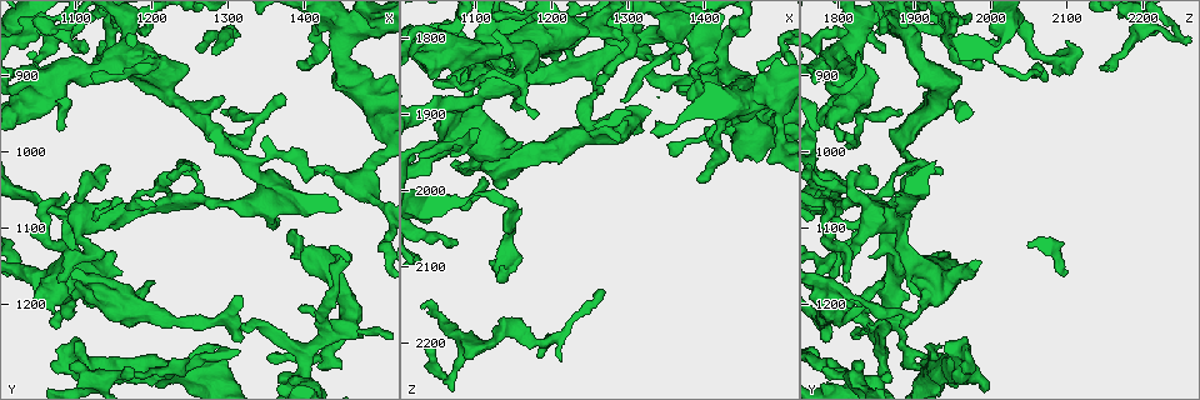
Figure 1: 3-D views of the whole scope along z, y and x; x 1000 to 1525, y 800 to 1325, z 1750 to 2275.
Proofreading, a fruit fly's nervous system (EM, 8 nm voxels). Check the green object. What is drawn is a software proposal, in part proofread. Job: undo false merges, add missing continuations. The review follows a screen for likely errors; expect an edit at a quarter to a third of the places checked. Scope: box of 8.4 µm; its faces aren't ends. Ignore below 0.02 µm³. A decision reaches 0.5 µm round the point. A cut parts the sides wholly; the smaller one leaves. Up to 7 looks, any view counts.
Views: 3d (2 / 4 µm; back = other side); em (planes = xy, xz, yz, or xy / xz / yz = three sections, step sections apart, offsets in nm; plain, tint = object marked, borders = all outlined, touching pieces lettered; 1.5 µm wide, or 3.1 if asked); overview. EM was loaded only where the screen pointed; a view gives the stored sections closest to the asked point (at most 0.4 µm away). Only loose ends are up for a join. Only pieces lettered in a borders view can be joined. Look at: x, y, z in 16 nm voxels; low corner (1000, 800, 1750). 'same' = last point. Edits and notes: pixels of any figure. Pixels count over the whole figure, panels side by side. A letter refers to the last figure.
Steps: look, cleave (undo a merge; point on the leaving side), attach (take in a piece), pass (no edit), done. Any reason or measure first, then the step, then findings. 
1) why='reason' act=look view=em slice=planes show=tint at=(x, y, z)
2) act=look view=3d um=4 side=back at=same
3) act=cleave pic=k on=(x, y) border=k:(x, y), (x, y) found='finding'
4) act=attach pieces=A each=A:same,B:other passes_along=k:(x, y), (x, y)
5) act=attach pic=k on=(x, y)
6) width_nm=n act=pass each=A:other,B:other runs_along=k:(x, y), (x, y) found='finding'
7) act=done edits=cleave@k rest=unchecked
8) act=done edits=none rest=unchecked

why='stops while still wide' act=look view=3d um=4 at=(1045, 1190, 1910)

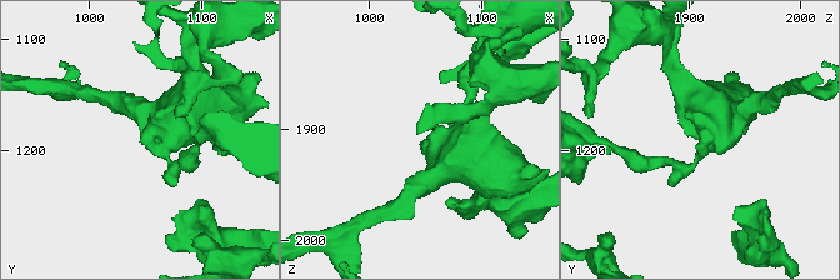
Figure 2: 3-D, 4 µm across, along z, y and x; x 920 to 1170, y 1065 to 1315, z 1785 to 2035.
act=look view=em um=3.1 slice=yz step=8 show=borders at=(1048, 1190, 1912)

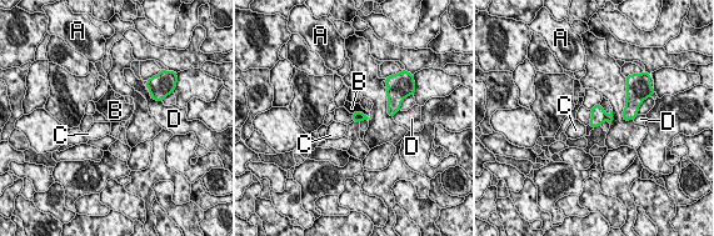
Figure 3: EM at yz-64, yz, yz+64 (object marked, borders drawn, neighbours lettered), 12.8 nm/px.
act=cleave pic=3 on=(598, 115) each=A:other,B:other,C:other,D:other found='a second neuron is stuck on'

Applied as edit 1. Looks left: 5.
why='branch stops here' act=look view=3d um=4 side=back at=(1295, 1255, 1935)

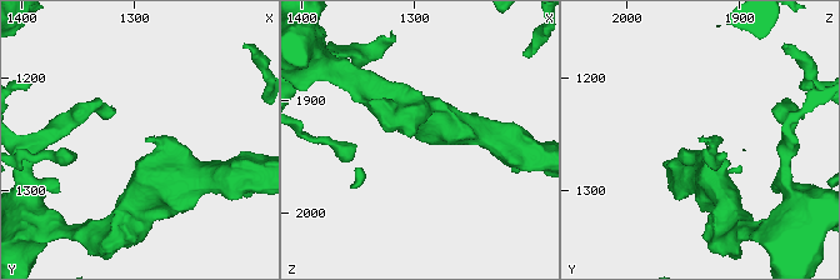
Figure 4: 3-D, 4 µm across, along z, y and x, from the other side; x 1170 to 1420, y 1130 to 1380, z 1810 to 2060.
act=look view=em slice=yz step=8 show=borders at=(1288, 1252, 1934)

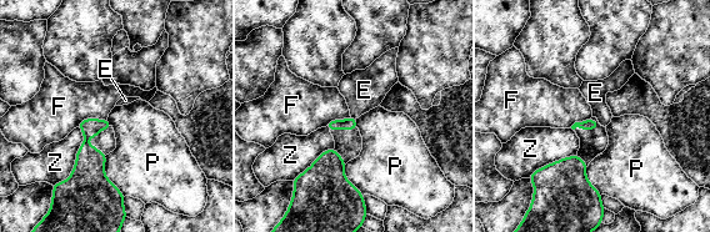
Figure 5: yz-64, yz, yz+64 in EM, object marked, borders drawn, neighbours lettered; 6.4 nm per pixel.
act=look view=em slice=planes show=borders at=same

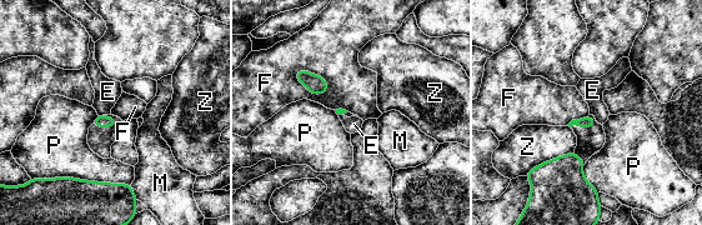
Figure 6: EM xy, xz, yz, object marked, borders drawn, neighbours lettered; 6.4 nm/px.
longest_contact=P:500nm act=attach pieces=E each=E:same,F:other,M:other,P:other,Z:other passes_along=6:(100, 121), (100, 115), (108, 91) found='it goes on there'

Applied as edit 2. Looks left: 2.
act=done edits=cleave@3,attach@6 rest=unchecked

